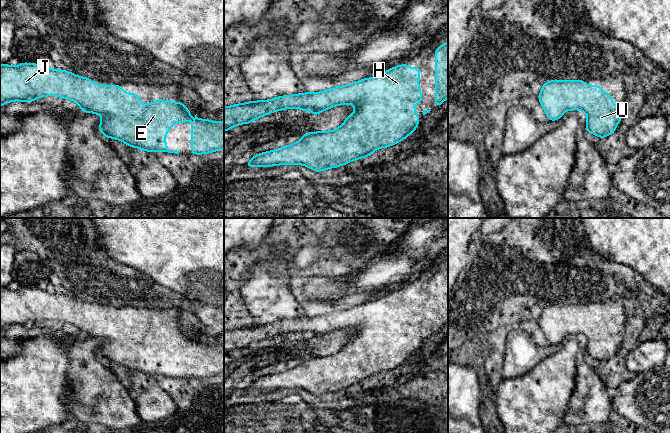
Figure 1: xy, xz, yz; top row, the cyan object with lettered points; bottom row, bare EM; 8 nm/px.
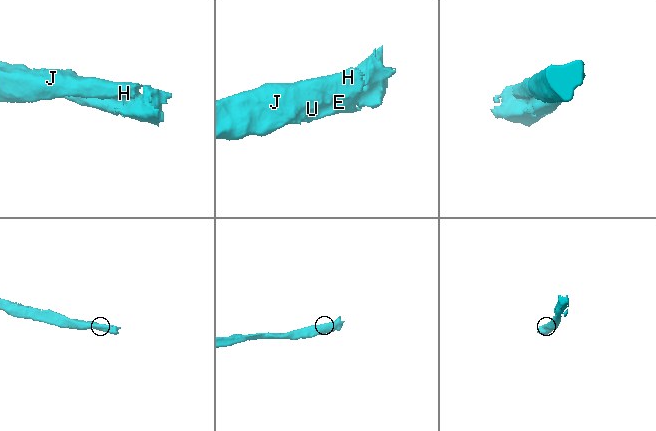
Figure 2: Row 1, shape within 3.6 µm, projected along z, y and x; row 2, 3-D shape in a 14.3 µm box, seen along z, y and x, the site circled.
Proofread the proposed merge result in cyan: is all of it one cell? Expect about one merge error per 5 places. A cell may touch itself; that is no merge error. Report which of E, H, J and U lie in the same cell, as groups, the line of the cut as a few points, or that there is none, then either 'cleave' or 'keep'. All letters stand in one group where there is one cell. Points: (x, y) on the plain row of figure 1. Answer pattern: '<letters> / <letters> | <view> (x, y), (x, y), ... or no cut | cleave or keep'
E H J U | no cut | keep

